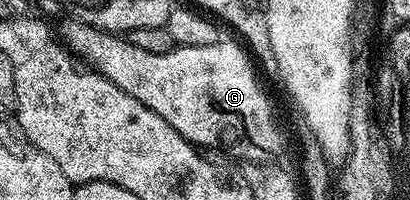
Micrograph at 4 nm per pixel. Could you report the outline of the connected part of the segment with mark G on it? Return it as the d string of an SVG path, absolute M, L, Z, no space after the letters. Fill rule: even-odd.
M75 24L68 29L67 48L94 66L123 93L150 107L150 111L170 123L170 127L174 127L174 131L178 131L178 135L182 135L190 144L205 150L221 149L240 161L272 161L283 151L284 137L272 118L272 105L256 82L256 73L248 62L249 54L243 48L240 50L234 42L221 39L210 47L182 45L162 55L154 55L154 51L142 51L142 47L134 47L121 36L101 32L91 25Z

